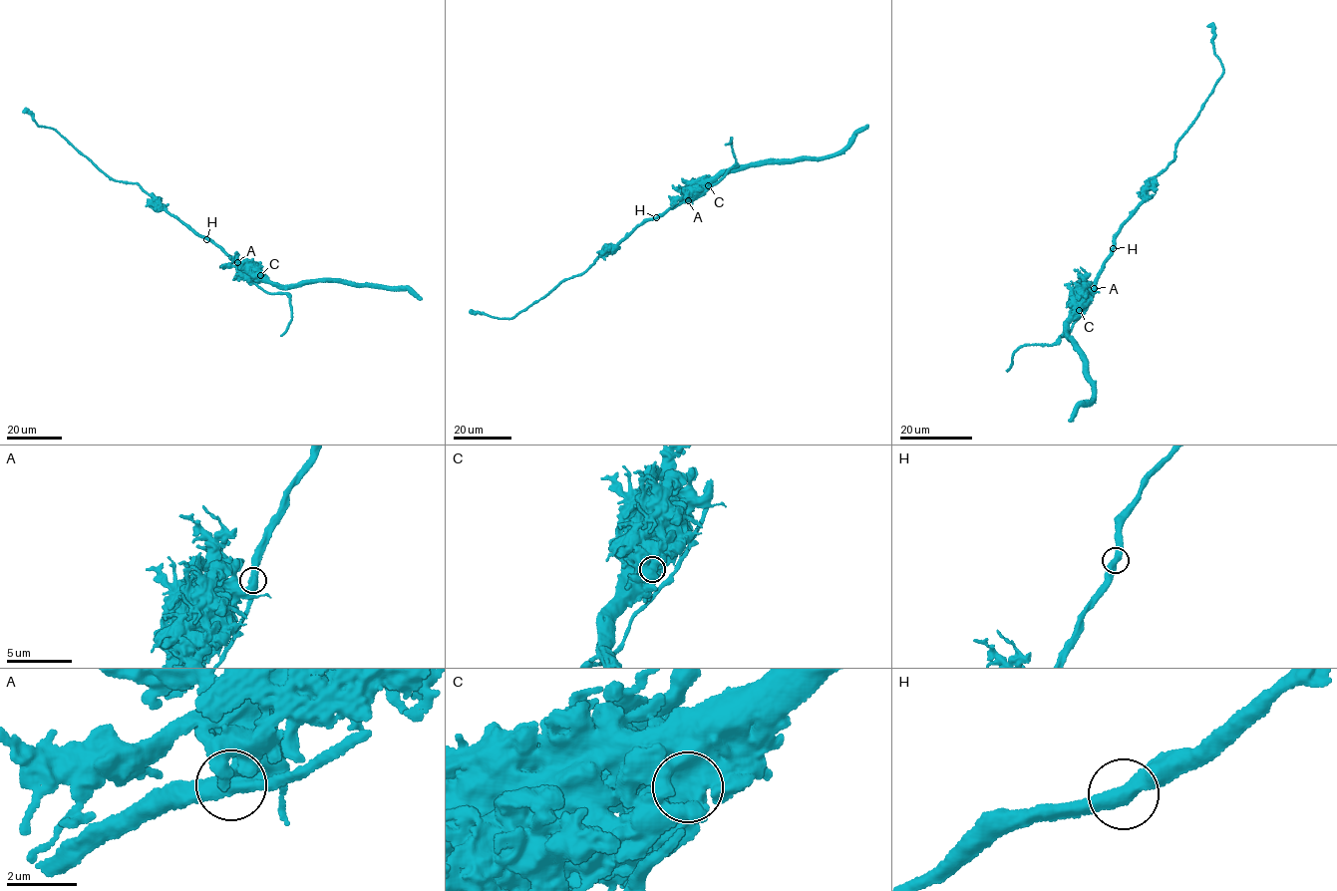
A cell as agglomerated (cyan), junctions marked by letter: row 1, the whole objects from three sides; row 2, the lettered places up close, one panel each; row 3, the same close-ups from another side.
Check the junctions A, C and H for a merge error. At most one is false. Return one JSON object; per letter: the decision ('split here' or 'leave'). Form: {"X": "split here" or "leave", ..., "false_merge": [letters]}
{"A": "leave", "C": "split here", "H": "leave", "false_merge": ["C"]}

